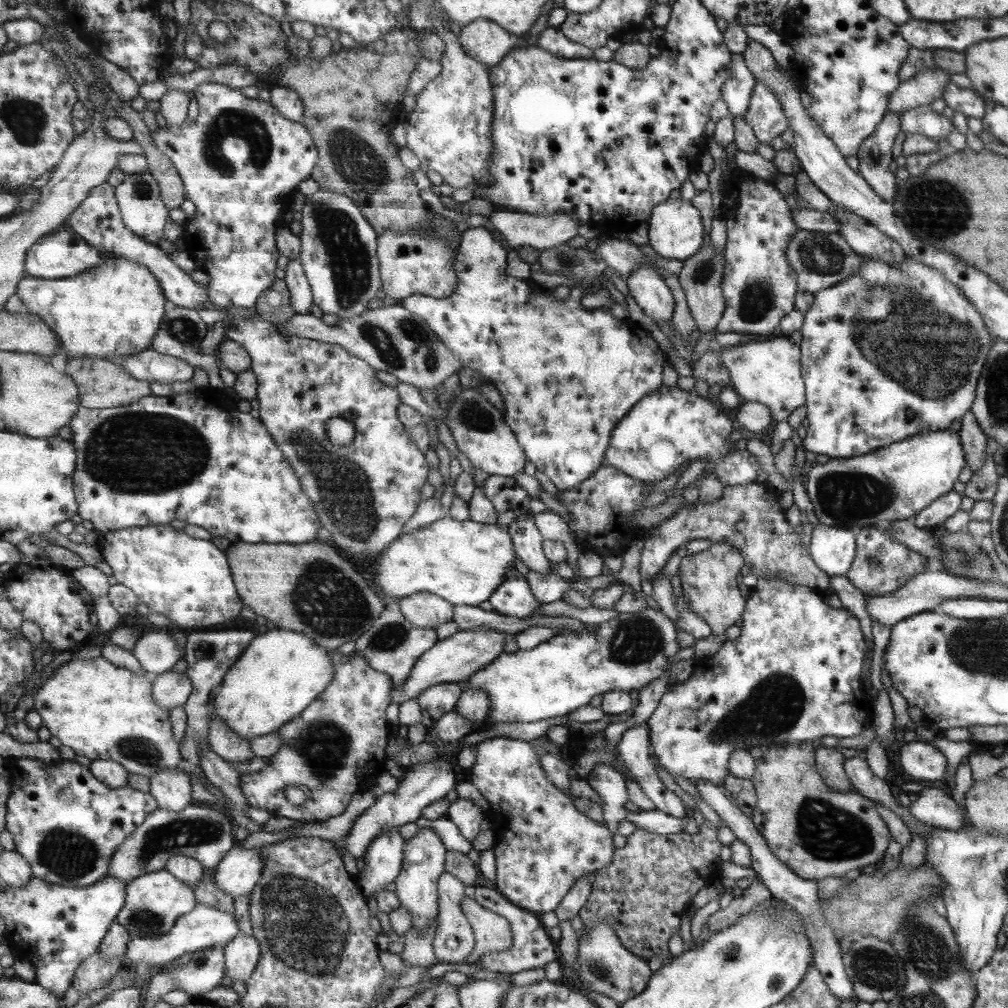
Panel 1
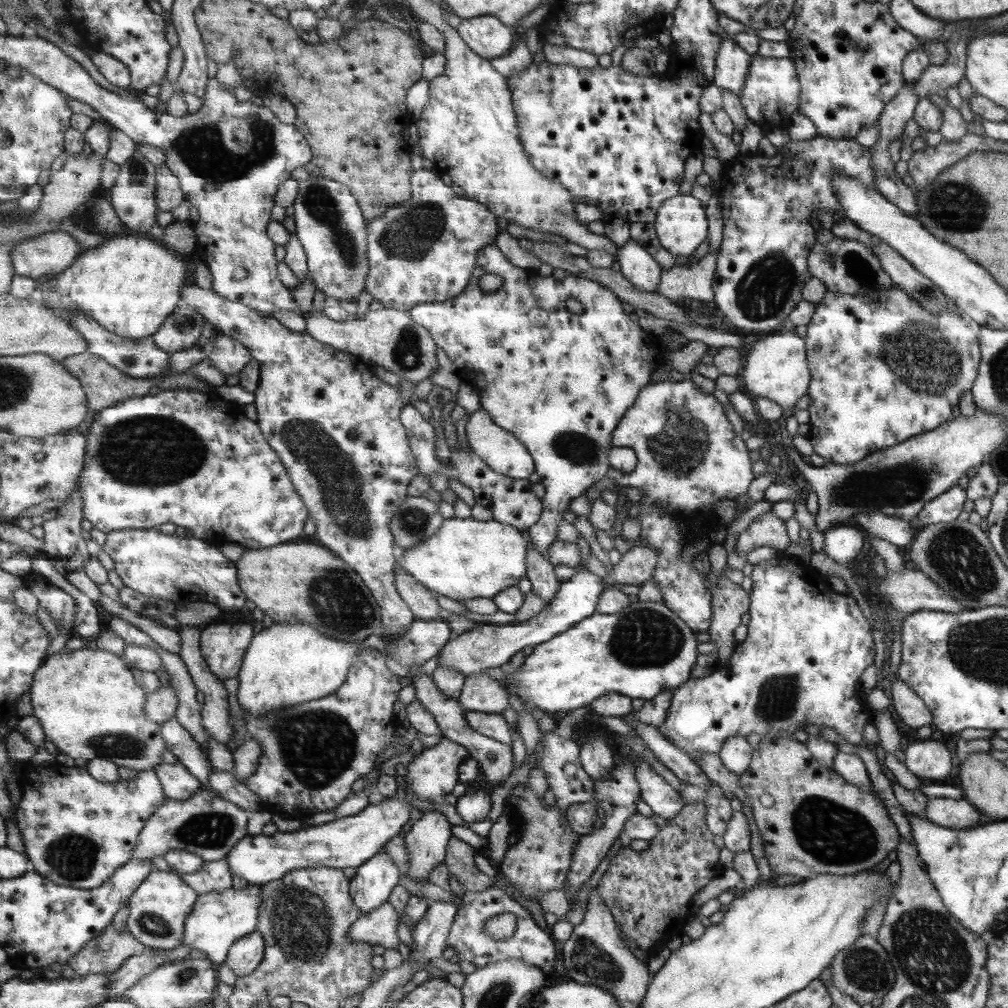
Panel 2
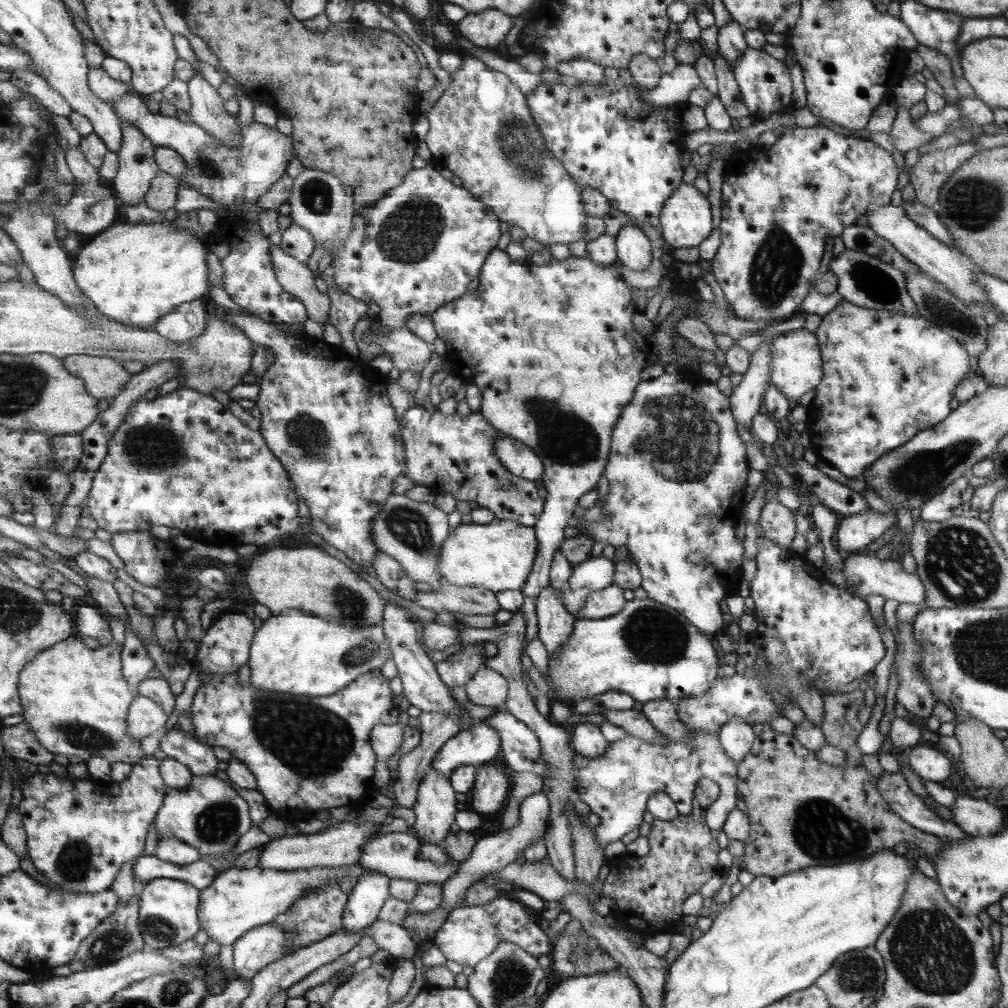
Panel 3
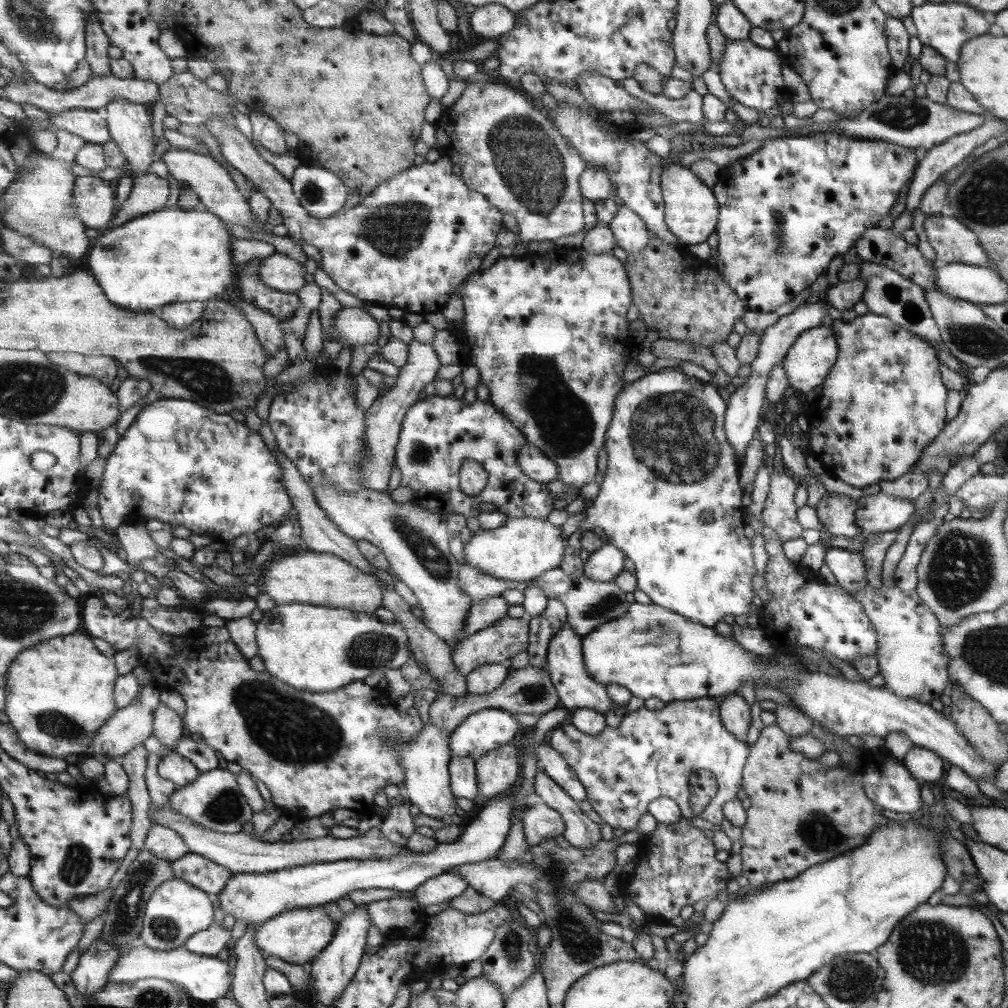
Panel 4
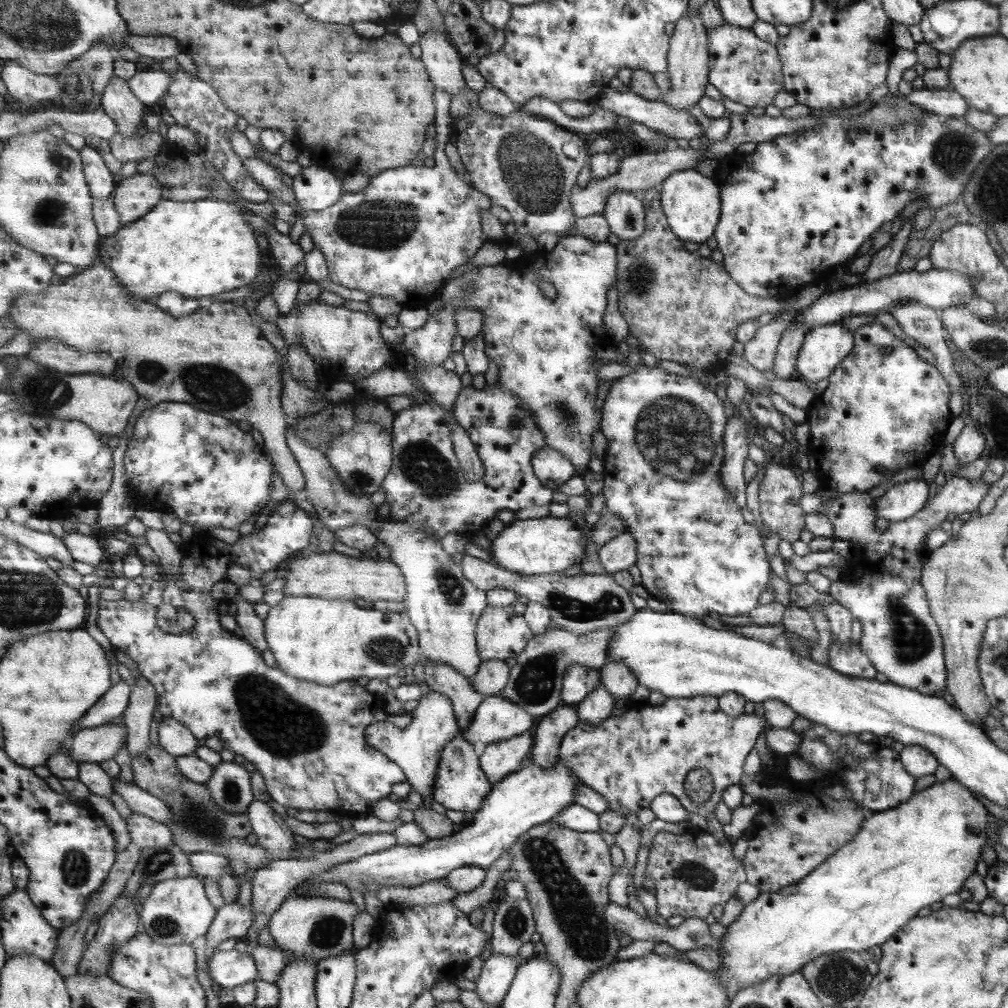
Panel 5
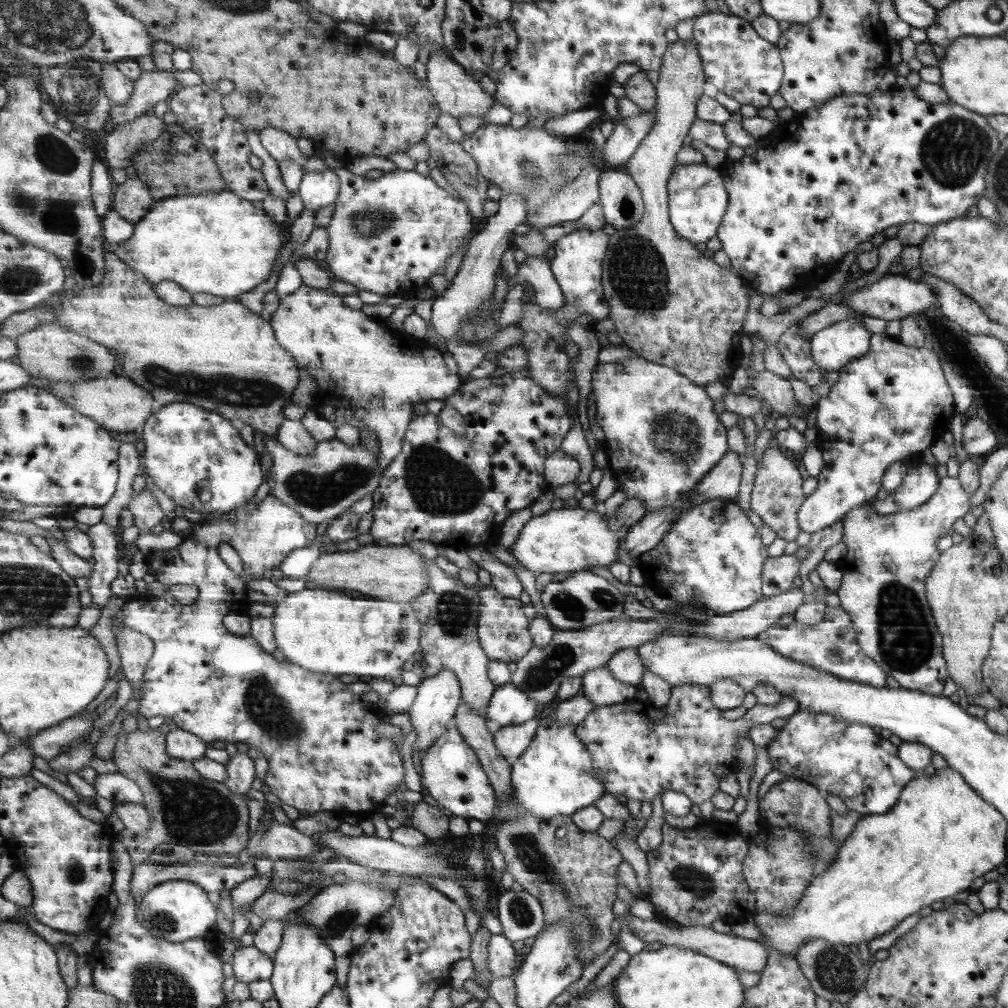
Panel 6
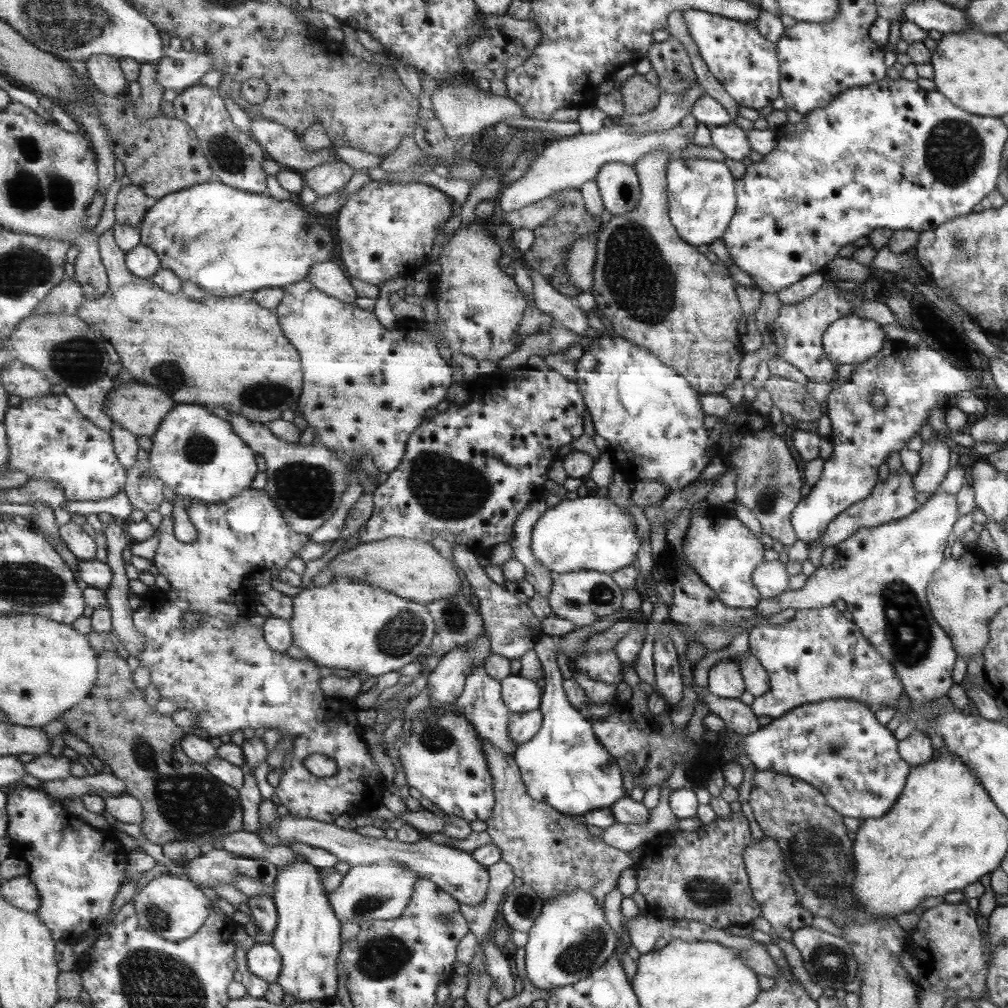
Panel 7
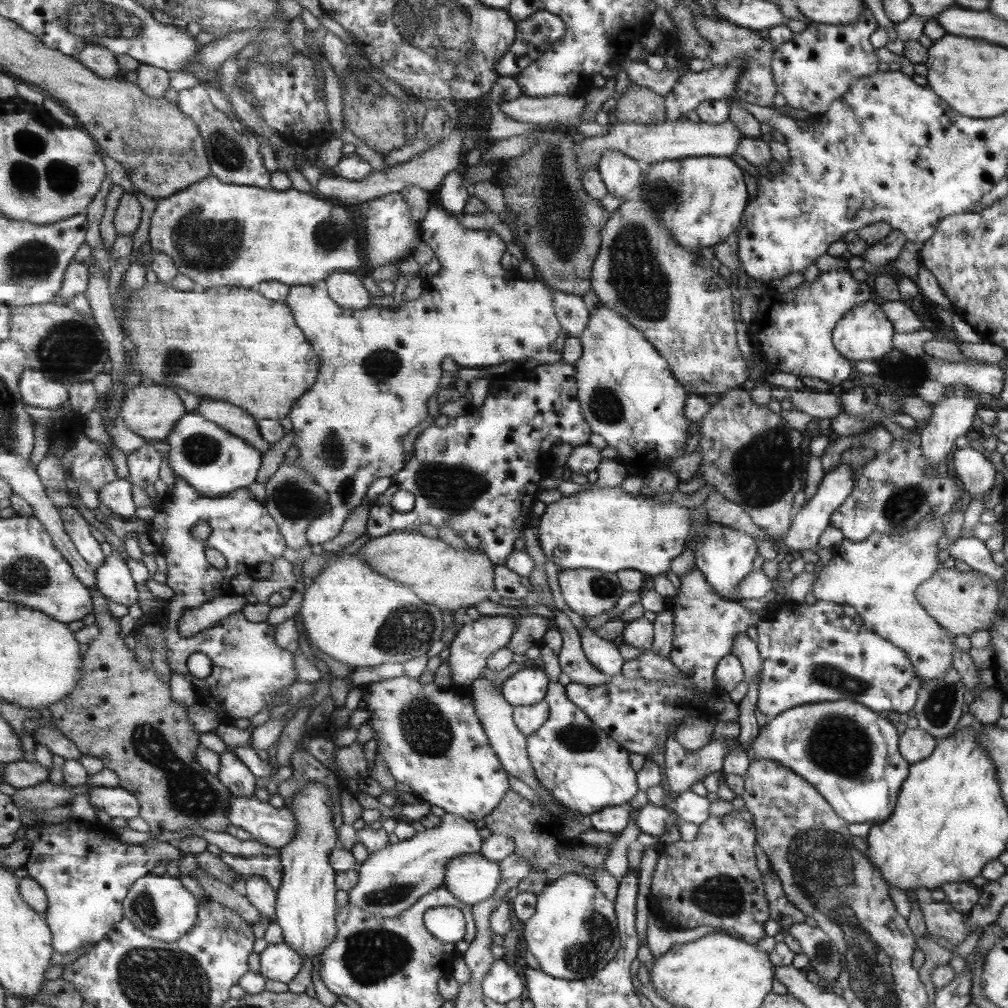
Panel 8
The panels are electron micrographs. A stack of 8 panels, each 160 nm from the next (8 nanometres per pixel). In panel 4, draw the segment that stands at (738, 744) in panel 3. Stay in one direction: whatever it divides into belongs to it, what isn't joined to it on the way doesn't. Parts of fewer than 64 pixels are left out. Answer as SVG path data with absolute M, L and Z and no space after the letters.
M729 694L718 705L721 724L734 733L738 740L745 740L750 725L749 697Z

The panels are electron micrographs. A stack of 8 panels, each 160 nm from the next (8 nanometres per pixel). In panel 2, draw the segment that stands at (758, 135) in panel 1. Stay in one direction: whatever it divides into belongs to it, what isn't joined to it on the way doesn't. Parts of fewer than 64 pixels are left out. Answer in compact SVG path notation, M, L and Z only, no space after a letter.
M755 55L751 58L746 83L738 95L743 105L746 117L758 126L763 134L774 129L784 129L788 126L789 117L798 111L801 105L801 86L793 61L789 56L774 59Z

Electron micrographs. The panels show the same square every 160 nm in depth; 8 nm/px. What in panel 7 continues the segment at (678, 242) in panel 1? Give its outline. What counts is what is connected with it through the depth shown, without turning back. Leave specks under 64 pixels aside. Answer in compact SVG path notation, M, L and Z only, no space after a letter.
M671 158L666 166L666 191L669 197L669 217L670 223L678 232L687 244L708 245L716 238L722 238L726 229L729 227L729 222L736 210L735 194L733 194L733 176L729 174L729 170L725 168L725 164L721 162L711 162L708 159L682 159Z

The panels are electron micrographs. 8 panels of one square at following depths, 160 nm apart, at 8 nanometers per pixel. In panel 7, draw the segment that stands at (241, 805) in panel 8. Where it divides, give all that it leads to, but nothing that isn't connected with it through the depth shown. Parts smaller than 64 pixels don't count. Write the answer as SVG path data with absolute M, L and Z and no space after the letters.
M289 812L285 816L280 816L280 819L274 822L272 829L280 836L282 844L288 846L292 842L304 842L321 847L337 856L338 862L346 862L351 867L371 866L384 860L405 864L407 868L417 872L418 878L434 881L443 892L450 893L459 904L479 907L486 899L488 872L485 867L477 864L465 851L433 843L423 836L414 843L407 843L398 838L394 840L388 840L386 837L372 838L362 836L353 829L340 828L335 823L326 823L313 818L299 818Z

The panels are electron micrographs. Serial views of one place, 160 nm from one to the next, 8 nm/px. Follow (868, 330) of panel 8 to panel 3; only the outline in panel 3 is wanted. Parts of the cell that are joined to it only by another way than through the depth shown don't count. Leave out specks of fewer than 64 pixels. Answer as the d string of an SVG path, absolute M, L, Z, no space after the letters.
M798 328L780 334L770 340L768 346L768 386L772 384L785 398L799 398L808 390L818 386L822 378L822 357L817 337L805 328Z

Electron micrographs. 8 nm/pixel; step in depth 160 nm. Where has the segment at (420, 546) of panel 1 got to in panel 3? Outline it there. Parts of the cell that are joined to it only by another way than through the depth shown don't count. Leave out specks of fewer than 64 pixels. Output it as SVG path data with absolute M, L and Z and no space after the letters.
M493 519L487 524L459 523L441 544L439 573L445 583L473 586L491 592L520 590L537 556L537 535L532 527L512 520Z

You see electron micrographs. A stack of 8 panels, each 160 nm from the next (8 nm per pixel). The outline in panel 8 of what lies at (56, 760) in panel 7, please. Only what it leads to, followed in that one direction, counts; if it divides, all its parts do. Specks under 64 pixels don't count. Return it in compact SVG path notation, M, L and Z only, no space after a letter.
M17 761L5 767L4 782L16 789L22 789L44 783L52 774L54 774L52 771L47 770L37 761Z

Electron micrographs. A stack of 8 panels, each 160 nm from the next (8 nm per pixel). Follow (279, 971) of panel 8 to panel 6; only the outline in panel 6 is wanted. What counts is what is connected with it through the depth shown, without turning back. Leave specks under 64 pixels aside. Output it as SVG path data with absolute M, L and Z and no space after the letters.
M254 945L241 947L232 955L232 968L237 982L252 983L271 980L274 974L274 959L263 954Z

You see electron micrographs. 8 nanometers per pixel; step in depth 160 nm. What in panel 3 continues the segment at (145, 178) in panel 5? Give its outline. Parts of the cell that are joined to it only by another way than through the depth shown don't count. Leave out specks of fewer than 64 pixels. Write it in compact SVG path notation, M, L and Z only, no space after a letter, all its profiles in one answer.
M161 170L147 193L145 204L160 213L176 208L181 184L171 174Z

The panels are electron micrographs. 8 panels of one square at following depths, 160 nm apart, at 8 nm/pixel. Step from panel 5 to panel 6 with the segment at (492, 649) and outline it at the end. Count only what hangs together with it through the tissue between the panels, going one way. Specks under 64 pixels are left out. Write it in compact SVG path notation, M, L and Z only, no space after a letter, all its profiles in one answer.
M475 578L475 583L479 584L479 604L477 606L478 626L476 635L483 652L491 660L502 663L516 662L531 649L532 640L527 628L527 618L523 615L519 599L505 598L493 590L493 586L488 584L483 586Z

